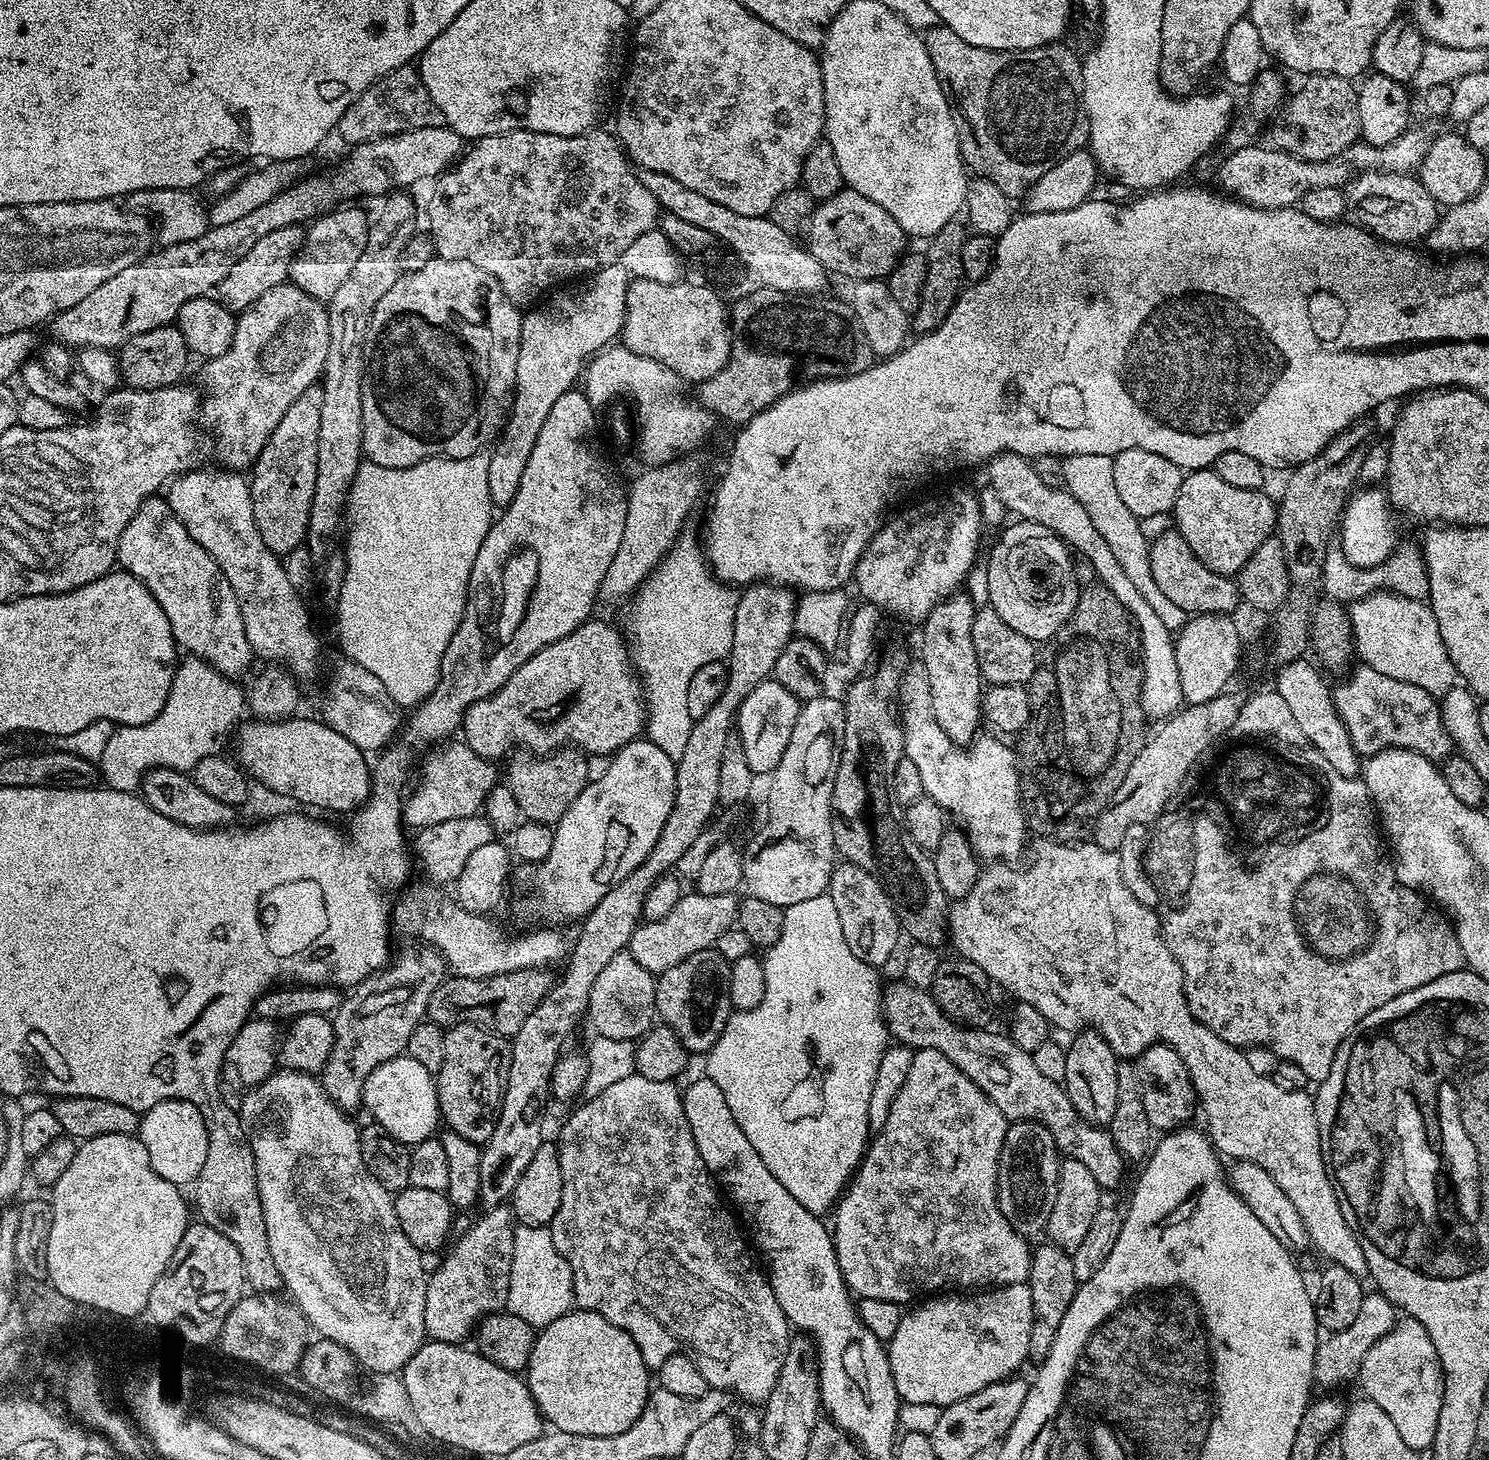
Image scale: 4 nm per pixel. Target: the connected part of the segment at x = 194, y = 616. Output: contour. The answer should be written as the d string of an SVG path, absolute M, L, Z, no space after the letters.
M149 498L142 502L134 518L130 518L126 530L122 530L116 558L123 571L134 574L134 578L141 580L154 594L162 610L166 611L166 618L170 621L175 640L181 649L186 648L190 651L187 653L214 665L219 672L229 678L239 677L238 674L249 666L251 660L254 660L233 586L230 582L226 582L226 574L222 574L218 562L214 562L214 558L210 558L210 554L202 550L202 546L198 546L194 538L190 538L186 526L182 526L167 499Z

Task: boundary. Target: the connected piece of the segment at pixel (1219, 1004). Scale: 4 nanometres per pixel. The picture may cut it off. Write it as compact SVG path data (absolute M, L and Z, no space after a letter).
M1290 750L1289 754L1292 760L1299 756L1299 761L1319 765L1319 768L1330 771L1331 819L1324 831L1316 832L1315 835L1304 839L1303 843L1281 847L1272 854L1269 862L1256 870L1244 872L1244 868L1236 863L1229 852L1217 846L1220 843L1220 836L1216 836L1216 842L1212 840L1212 836L1204 836L1204 840L1200 840L1200 824L1196 824L1196 836L1192 836L1192 840L1196 840L1196 876L1192 876L1191 886L1185 888L1182 874L1176 876L1176 888L1156 886L1155 889L1158 891L1156 913L1170 954L1174 954L1178 966L1182 966L1184 993L1190 1006L1190 1014L1194 1014L1194 1018L1202 1022L1202 1026L1214 1030L1218 1038L1230 1042L1235 1048L1249 1050L1248 1048L1254 1047L1255 1044L1261 1044L1262 1047L1269 1048L1274 1055L1289 1060L1306 1079L1319 1082L1326 1078L1326 1074L1330 1074L1330 1066L1334 1066L1334 1054L1338 1046L1342 1046L1350 1030L1354 1030L1354 1026L1362 1022L1362 1018L1366 1018L1370 1010L1378 1010L1378 1006L1390 1002L1390 998L1398 998L1398 994L1418 990L1418 986L1426 986L1426 982L1434 982L1434 978L1465 971L1466 965L1462 946L1458 946L1456 932L1447 915L1439 907L1429 903L1416 889L1398 882L1393 861L1386 855L1386 848L1382 843L1382 832L1378 827L1378 813L1373 805L1372 795L1364 785L1363 779L1346 778L1333 772L1330 762L1326 762L1322 754L1316 755L1316 751Z

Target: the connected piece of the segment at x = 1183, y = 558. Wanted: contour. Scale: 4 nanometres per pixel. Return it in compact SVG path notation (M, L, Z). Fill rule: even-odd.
M1169 530L1157 540L1153 539L1149 546L1149 556L1150 568L1159 589L1186 613L1205 612L1222 616L1235 613L1236 604L1241 603L1237 581L1206 567L1194 554L1194 550L1190 550L1186 538L1182 538L1180 532Z

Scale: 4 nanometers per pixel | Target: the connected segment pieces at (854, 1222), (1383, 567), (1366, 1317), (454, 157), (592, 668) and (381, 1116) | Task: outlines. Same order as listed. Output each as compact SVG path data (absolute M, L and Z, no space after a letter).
M921 1048L913 1051L910 1074L906 1074L906 1082L902 1082L902 1090L898 1090L898 1098L894 1098L894 1102L890 1106L886 1126L882 1126L882 1130L875 1133L874 1139L864 1153L863 1160L860 1161L860 1167L856 1169L834 1208L836 1228L834 1224L832 1247L836 1250L836 1261L842 1270L844 1281L848 1283L848 1291L852 1293L853 1297L860 1300L882 1298L886 1302L904 1306L925 1294L936 1294L941 1290L988 1290L1002 1288L1006 1284L1022 1284L1027 1281L1032 1265L1032 1248L1022 1234L1018 1234L1012 1229L1012 1223L1002 1214L996 1197L998 1162L1009 1121L1004 1119L998 1106L988 1108L988 1104L984 1104L984 1100L980 1100L980 1096L948 1096L948 1108L952 1108L952 1100L972 1100L972 1112L976 1112L976 1108L980 1108L980 1132L928 1132L928 1128L932 1128L932 1124L928 1124L928 1104L932 1104L932 1050Z
M1399 547L1395 554L1388 556L1378 566L1362 568L1350 563L1344 552L1332 548L1324 556L1321 589L1329 599L1343 604L1355 603L1377 591L1392 591L1402 597L1425 601L1429 592L1428 568L1424 564L1423 555L1417 549L1414 551Z
M1379 1290L1369 1291L1362 1302L1362 1310L1358 1310L1358 1318L1354 1318L1354 1322L1350 1322L1346 1330L1338 1330L1325 1335L1317 1343L1313 1381L1319 1387L1321 1384L1324 1390L1336 1390L1339 1389L1336 1388L1339 1384L1344 1384L1347 1380L1355 1381L1360 1375L1360 1367L1366 1354L1370 1354L1370 1346L1374 1346L1378 1338L1387 1334L1395 1326L1397 1319L1398 1309Z
M447 124L415 128L413 132L357 144L337 168L308 176L305 180L297 179L244 218L226 225L209 226L200 238L165 244L149 251L148 255L134 262L134 266L126 266L126 270L114 274L114 278L86 294L78 306L57 312L50 322L51 339L71 350L119 350L127 340L146 334L146 330L169 327L186 302L215 293L222 278L226 278L226 274L234 270L234 265L259 239L266 238L266 234L291 224L307 225L337 206L355 201L352 200L355 196L383 197L397 190L411 189L411 184L419 180L435 181L459 161L465 148L464 137Z
M589 618L585 620L583 624L578 625L570 634L566 634L566 638L558 638L558 642L550 642L550 646L538 650L525 664L518 666L518 670L514 670L512 677L508 679L493 696L488 696L484 700L474 702L464 711L464 722L462 725L462 733L464 732L463 739L470 746L470 750L474 750L474 754L478 754L487 760L496 762L499 761L499 756L505 755L504 757L507 757L513 749L531 750L536 754L547 754L565 746L575 746L577 749L591 754L593 757L596 755L608 758L619 752L622 746L626 746L632 740L637 739L637 737L645 731L646 697L642 691L641 685L638 683L637 677L634 675L633 665L630 663L629 645L626 643L622 632L622 637L620 637L620 632L614 625L607 624L604 620L596 619L597 618Z
M407 1054L390 1058L390 1062L382 1062L372 1071L370 1078L366 1078L363 1107L368 1108L372 1115L369 1117L381 1124L396 1144L411 1146L433 1139L437 1135L436 1127L442 1124L433 1073Z

